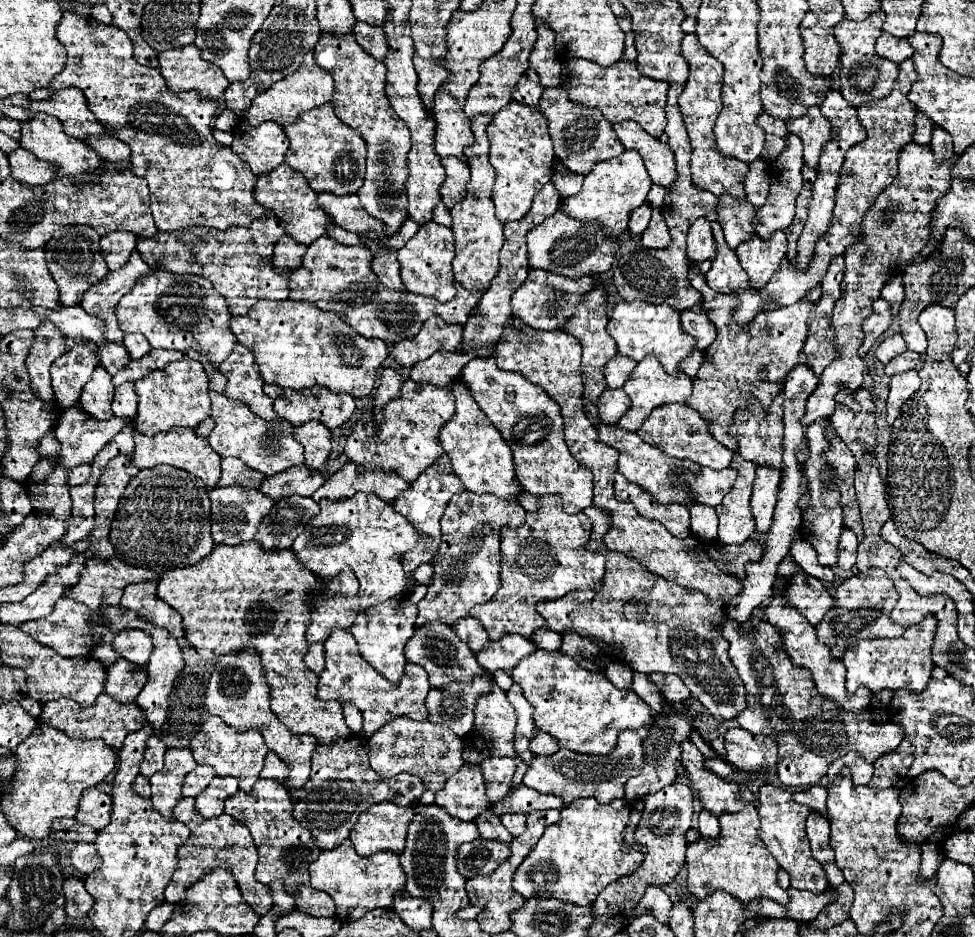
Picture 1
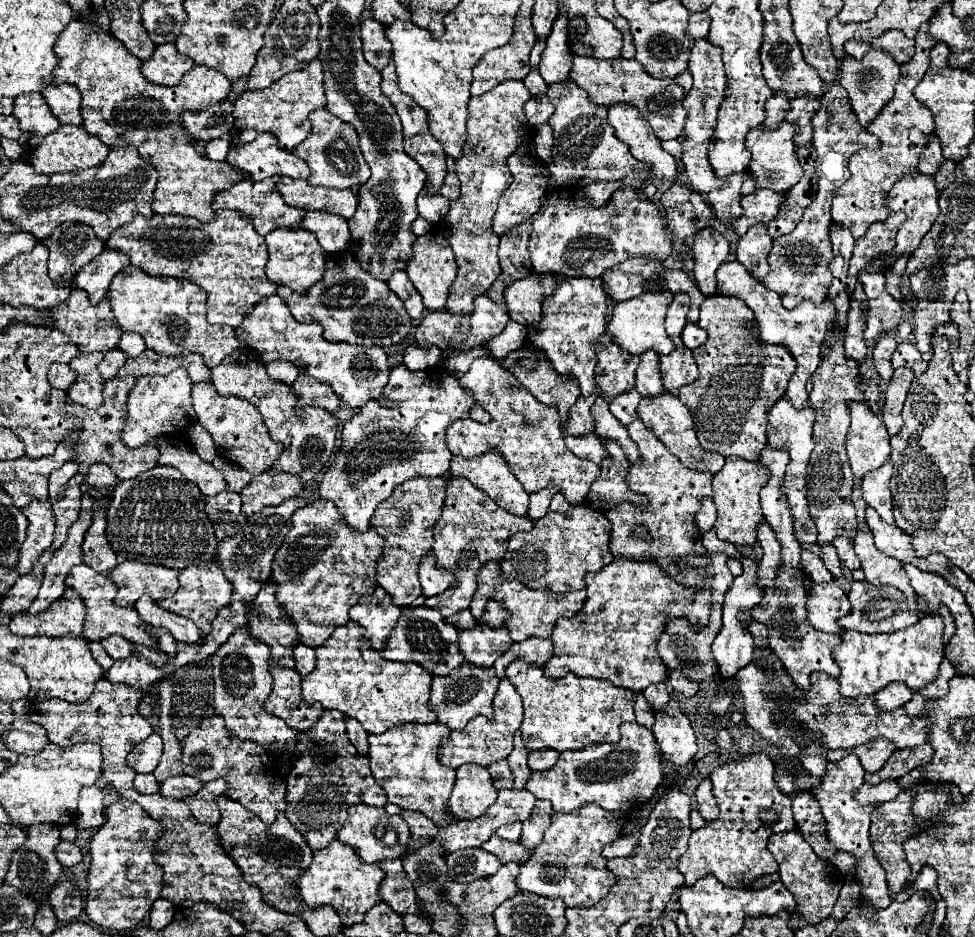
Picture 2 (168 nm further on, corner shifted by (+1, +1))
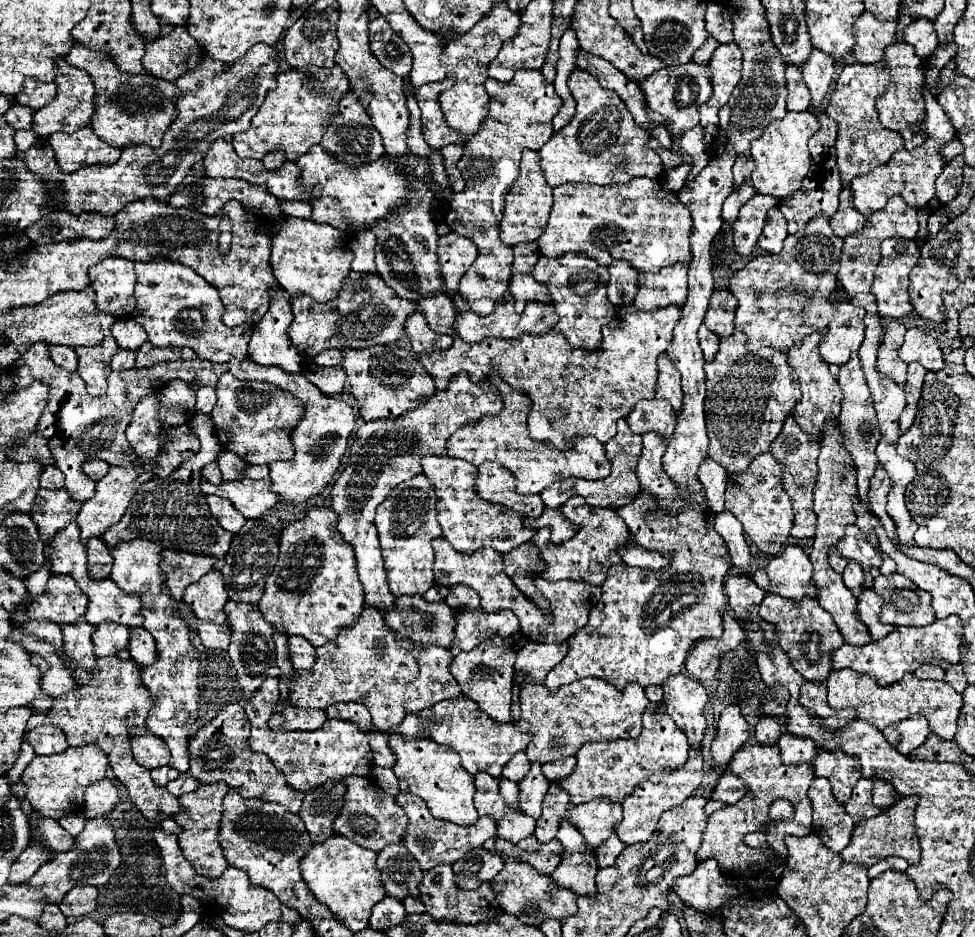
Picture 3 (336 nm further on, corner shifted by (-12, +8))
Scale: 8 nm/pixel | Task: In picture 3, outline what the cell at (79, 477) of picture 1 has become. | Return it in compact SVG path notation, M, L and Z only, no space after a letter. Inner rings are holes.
M49 465L49 467L45 467L45 471L41 471L43 489L61 489L63 485L65 485L65 475L55 465Z

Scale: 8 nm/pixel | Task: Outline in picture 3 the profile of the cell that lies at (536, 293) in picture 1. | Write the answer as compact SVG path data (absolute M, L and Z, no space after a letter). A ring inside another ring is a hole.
M515 273L511 277L509 291L511 291L513 299L515 299L515 305L519 305L519 307L525 307L527 301L551 303L549 289L543 283L535 281L531 273Z

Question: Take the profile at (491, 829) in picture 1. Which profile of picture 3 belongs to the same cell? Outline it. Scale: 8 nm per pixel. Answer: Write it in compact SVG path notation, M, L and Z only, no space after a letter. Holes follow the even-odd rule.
M527 837L521 843L495 839L495 851L533 865L533 869L537 869L541 875L551 875L561 863L563 855L563 847L557 839L551 843L539 843L535 837Z

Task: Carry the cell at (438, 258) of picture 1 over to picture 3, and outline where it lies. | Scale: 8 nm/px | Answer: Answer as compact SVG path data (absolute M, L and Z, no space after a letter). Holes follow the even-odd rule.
M451 233L447 237L439 237L437 255L439 255L445 287L449 293L453 293L459 287L461 275L465 275L469 265L475 261L477 247L471 239Z

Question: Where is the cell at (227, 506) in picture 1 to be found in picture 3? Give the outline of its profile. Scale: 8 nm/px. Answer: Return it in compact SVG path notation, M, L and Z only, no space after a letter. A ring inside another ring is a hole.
M207 495L207 505L211 509L211 515L219 521L219 525L225 531L237 533L245 525L245 517L237 513L237 509L231 505L229 499L221 499L217 495Z

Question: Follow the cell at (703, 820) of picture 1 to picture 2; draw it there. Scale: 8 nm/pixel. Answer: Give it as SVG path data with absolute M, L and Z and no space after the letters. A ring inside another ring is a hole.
M704 778L700 782L700 786L696 788L696 804L698 804L698 812L706 822L714 822L718 818L718 806L716 806L716 798L712 794L712 782L710 778Z

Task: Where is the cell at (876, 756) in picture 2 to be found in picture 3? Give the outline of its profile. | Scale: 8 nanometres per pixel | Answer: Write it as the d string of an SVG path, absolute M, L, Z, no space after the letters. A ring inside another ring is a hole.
M913 715L897 725L891 725L883 731L885 739L901 753L909 755L913 749L917 749L925 739L929 737L929 721L921 715Z

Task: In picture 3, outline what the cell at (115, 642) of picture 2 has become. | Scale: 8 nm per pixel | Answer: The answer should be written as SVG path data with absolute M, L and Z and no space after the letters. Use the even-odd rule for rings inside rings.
M101 623L93 633L93 647L97 657L115 655L129 645L129 627L121 623Z

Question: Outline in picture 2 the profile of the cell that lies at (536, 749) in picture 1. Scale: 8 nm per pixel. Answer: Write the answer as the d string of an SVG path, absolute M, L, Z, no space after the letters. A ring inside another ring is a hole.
M534 750L528 754L528 766L532 770L548 770L556 764L558 752L556 750Z

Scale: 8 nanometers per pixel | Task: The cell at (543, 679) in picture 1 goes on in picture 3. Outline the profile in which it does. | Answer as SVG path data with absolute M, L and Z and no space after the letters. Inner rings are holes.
M581 679L563 685L551 695L543 685L533 681L525 683L519 695L521 719L517 727L521 733L531 733L533 739L525 749L531 763L551 763L561 757L575 755L585 743L615 741L615 739L637 739L641 735L641 713L649 705L645 689L637 683L627 685L621 693L603 679Z

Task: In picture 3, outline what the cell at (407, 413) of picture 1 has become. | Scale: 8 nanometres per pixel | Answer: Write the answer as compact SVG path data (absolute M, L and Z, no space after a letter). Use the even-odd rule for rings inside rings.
M459 373L449 381L447 391L437 391L433 399L427 399L417 409L401 415L399 419L363 423L363 427L355 433L353 445L349 449L349 463L331 489L331 509L337 513L337 529L341 531L341 537L353 545L357 573L365 589L367 605L377 609L391 609L395 603L395 597L387 585L379 537L373 523L377 505L385 501L389 491L393 491L401 481L421 473L421 457L429 453L447 455L445 443L453 431L469 423L477 423L477 419L485 415L497 415L501 407L503 403L493 393L489 383L475 385L469 375Z

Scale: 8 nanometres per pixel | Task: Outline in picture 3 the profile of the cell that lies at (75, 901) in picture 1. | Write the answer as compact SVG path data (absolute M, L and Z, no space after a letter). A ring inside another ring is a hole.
M75 887L63 897L59 907L65 917L83 917L95 911L97 897L99 897L97 887Z

